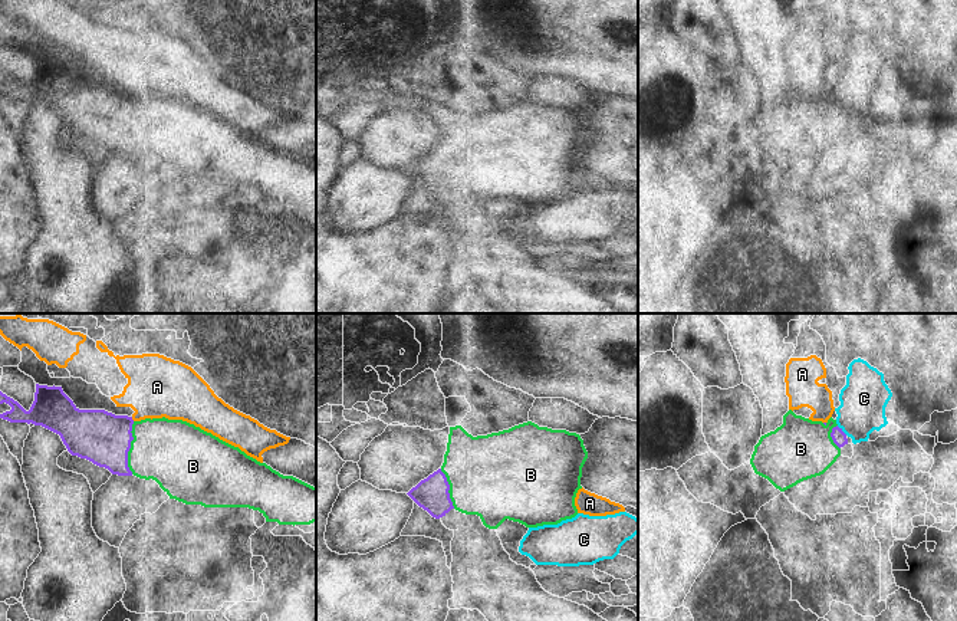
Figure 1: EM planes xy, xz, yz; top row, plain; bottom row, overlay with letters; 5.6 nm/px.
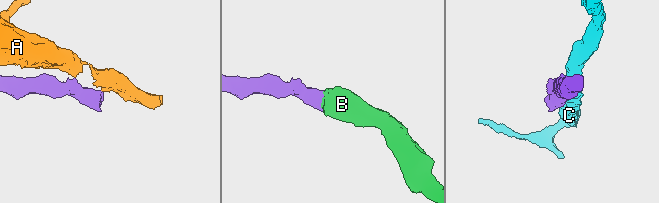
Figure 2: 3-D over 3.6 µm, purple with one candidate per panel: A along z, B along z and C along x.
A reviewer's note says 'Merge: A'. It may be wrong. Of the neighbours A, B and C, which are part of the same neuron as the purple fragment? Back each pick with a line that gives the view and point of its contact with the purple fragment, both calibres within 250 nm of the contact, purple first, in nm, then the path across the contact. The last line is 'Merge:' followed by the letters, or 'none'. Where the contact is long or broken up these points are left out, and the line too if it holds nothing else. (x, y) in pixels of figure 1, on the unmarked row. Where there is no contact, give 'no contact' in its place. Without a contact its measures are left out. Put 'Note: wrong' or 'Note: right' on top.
Note: wrong
B: contact xy (130, 125); calibres 300 and 360 nm; way xy (98, 114), (130, 125), (173, 131)
Merge: B

